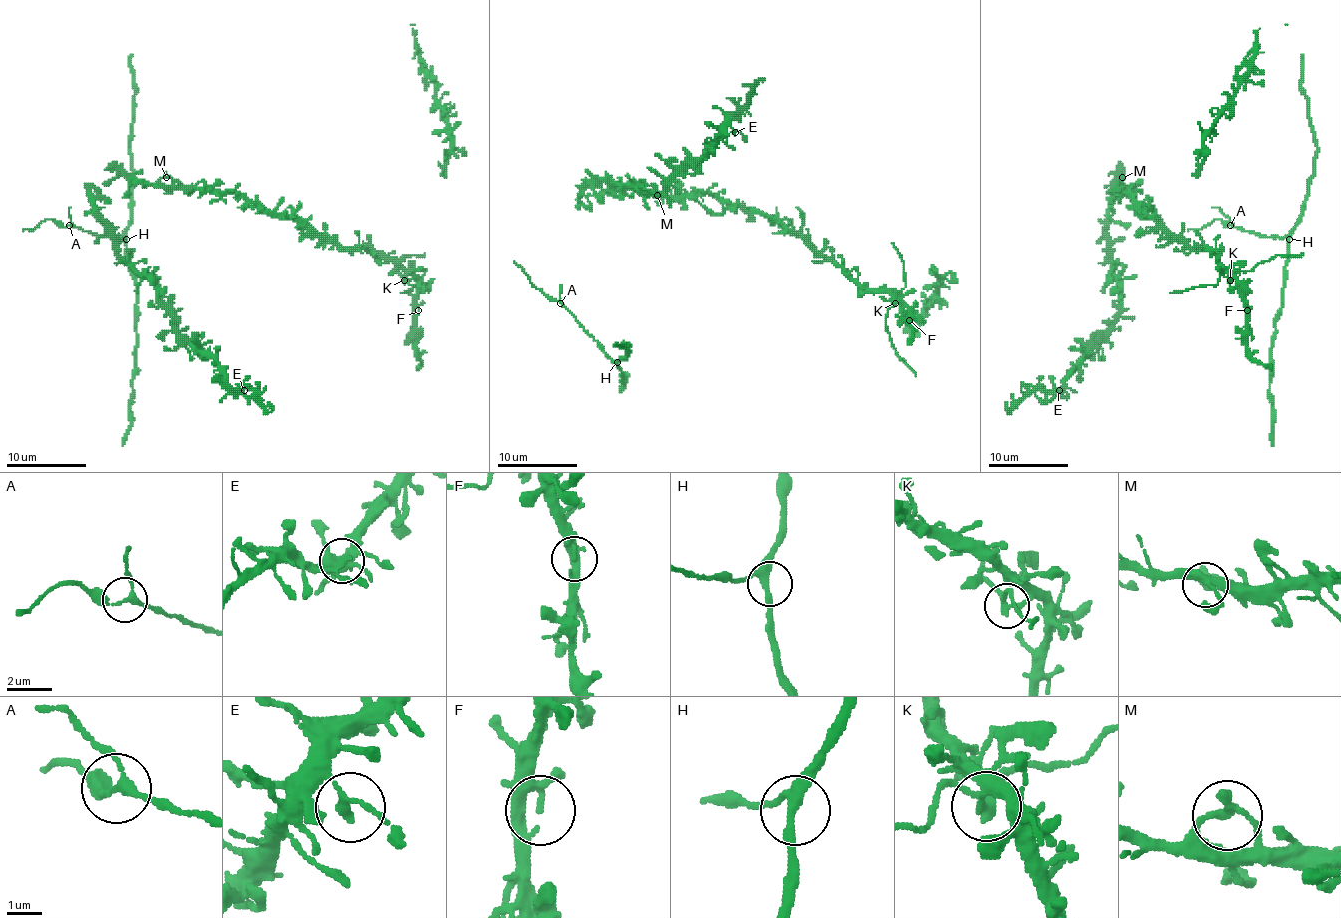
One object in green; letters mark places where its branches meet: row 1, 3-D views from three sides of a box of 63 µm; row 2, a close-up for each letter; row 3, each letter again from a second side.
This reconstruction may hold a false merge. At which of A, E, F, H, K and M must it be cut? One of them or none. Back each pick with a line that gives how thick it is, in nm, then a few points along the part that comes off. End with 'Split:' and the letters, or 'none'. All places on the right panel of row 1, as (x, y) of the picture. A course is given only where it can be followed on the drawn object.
K: Thickness 200 nm. Course of the part to remove: (1230, 281), (1237, 271), (1251, 271), (1281, 255), (1303, 253)
Split: K

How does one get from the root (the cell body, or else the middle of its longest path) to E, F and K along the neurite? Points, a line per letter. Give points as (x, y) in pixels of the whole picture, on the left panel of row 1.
E: (198, 189), (116, 175), (91, 195), (112, 247), (154, 285), (174, 328), (214, 360), (232, 390), (244, 390)
F: (198, 189), (236, 193), (271, 211), (295, 215), (343, 247), (394, 259), (416, 281), (418, 310)
K: (198, 189), (236, 193), (271, 211), (295, 215), (343, 247), (393, 259), (404, 281)

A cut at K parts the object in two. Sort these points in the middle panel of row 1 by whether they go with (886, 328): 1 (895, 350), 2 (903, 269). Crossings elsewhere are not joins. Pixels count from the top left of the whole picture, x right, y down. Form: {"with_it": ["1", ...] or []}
{"with_it": ["1", "2"]}

